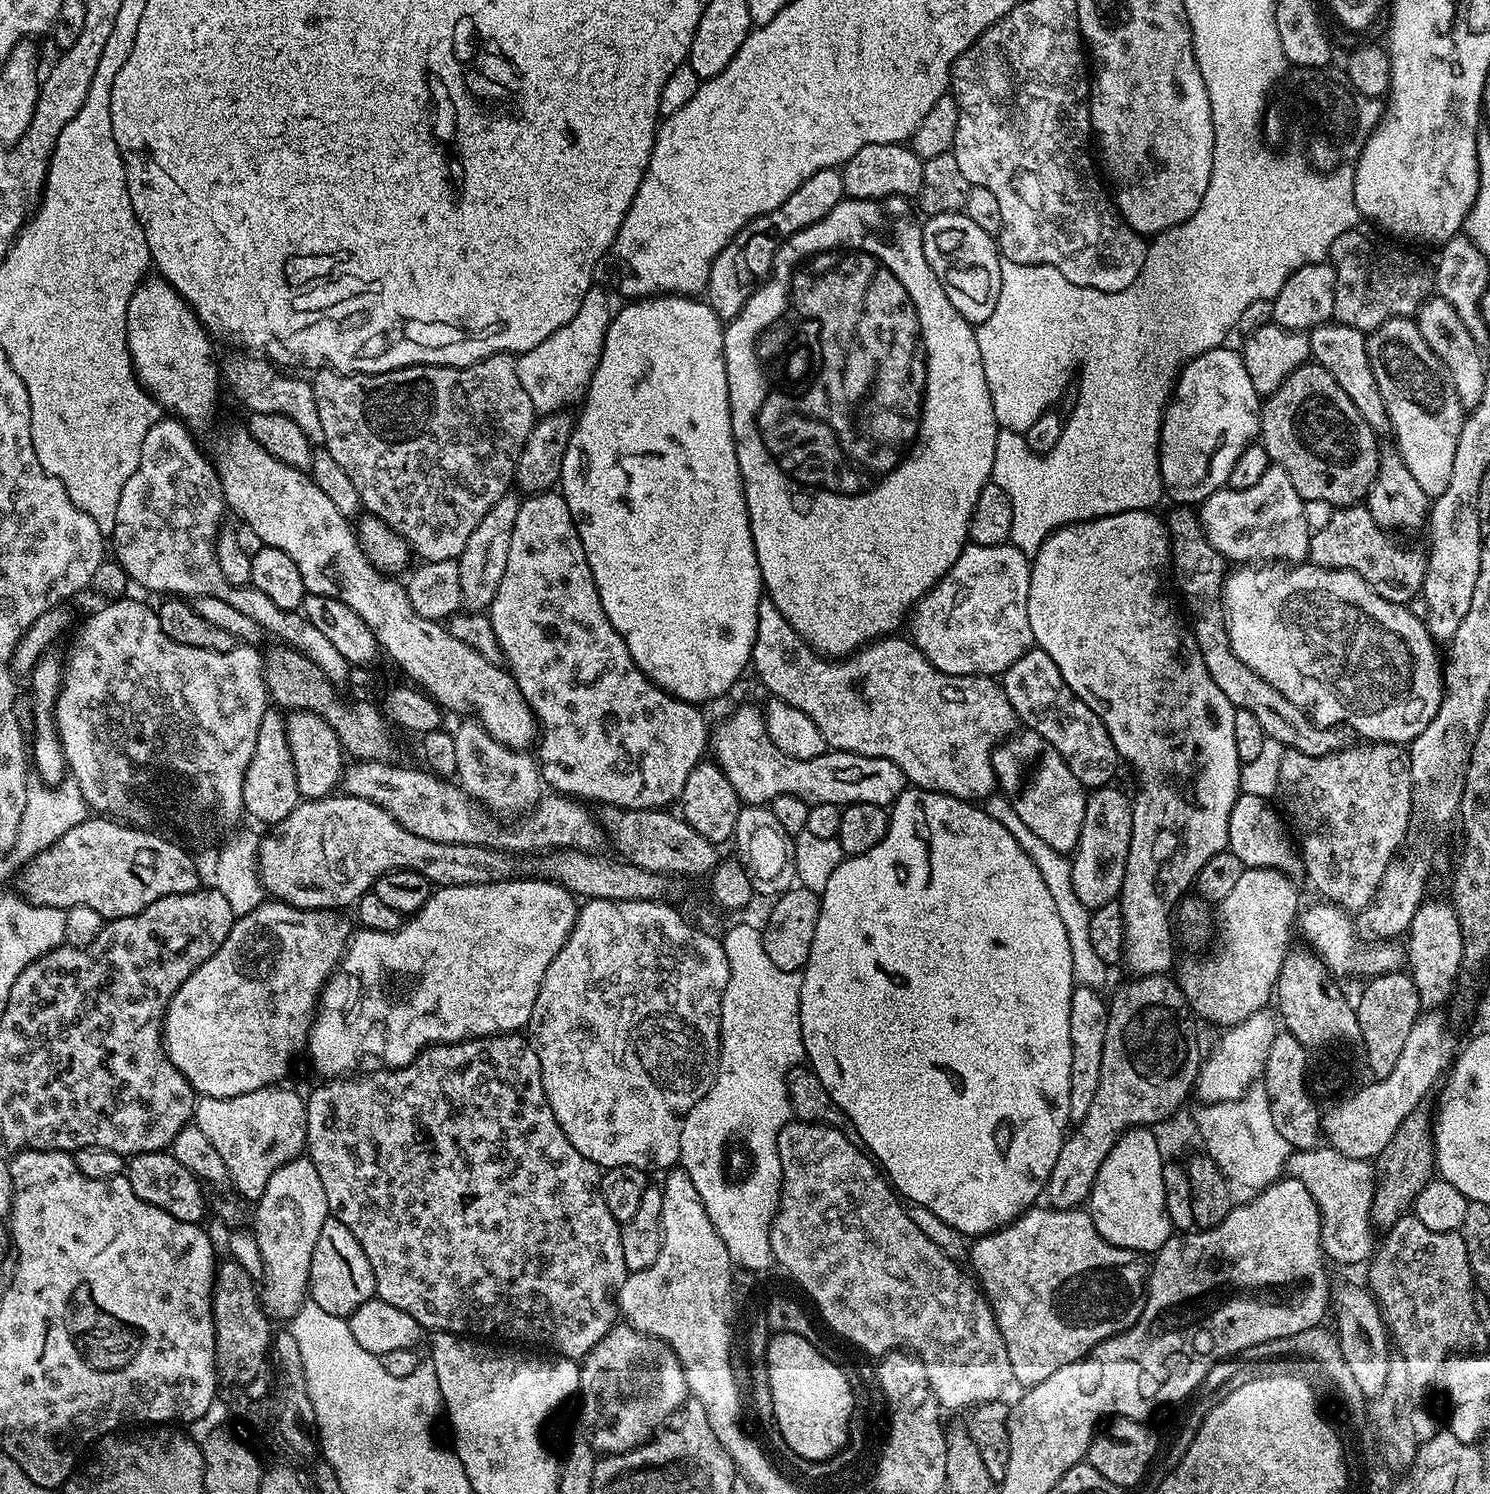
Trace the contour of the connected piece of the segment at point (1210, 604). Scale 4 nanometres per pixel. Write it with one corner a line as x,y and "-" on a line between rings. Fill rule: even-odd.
1187,507
1175,509
1176,521
1170,524
1170,572
1176,575
1176,584
1192,611
1190,628
1194,633
1202,658
1206,662
1206,670
1210,678
1214,678
1214,686
1230,698
1234,707
1250,710
1258,723
1262,725
1265,737
1282,742
1291,751
1310,754
1311,756
1325,756
1337,751
1342,741
1336,737
1335,727
1322,728
1312,723
1304,709
1294,706
1270,682
1266,682
1254,670
1247,668
1236,657
1228,641
1228,630
1224,626
1224,610
1222,607
1222,589
1226,575
1226,561
1224,555
1214,546
1210,546
1204,537
1204,530
1200,526
1197,513

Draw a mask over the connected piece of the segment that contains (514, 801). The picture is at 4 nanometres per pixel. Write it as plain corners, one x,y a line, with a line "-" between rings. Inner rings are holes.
468,718
465,724
454,728
454,751
458,758
455,779
464,789
469,798
483,806
489,813
500,818
519,818
532,811
542,799
542,781
540,778
540,765
535,755
518,748
508,748
498,742
475,719

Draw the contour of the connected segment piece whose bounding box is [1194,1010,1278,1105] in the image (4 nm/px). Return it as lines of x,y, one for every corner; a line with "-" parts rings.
1265,1010
1250,1014
1241,1024
1236,1024
1223,1033
1224,1037
1216,1044
1216,1049
1212,1053
1203,1057
1200,1074
1196,1077
1196,1086
1194,1096
1200,1099
1201,1105
1217,1104
1227,1100
1238,1100
1247,1093
1248,1089
1253,1087
1263,1077
1266,1060
1270,1054
1270,1048
1274,1038
1278,1033
1278,1020
1275,1015
1271,1016
1271,1011

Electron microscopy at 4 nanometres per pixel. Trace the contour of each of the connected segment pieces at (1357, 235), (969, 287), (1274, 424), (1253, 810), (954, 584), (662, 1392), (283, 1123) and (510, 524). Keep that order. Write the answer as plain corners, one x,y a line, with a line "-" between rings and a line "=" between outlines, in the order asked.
1360,231
1342,234
1331,246
1330,263
1336,271
1332,315
1335,323
1357,328
1367,334
1395,316
1415,317
1422,302
1433,295
1434,268
1422,257
1404,248
1379,244
=
963,212
938,214
929,216
922,224
922,250
926,254
926,262
930,262
930,270
942,282
942,290
946,290
946,298
950,298
950,306
968,320
969,325
979,326
990,318
994,306
998,306
998,290
1002,290
1002,274
1000,273
1001,255
993,233
981,230
975,222
=
1315,362
1303,364
1298,370
1294,370
1282,382
1282,386
1278,386
1278,390
1273,392
1271,396
1263,401
1260,409
1260,435
1259,443
1263,444
1269,461
1275,467
1286,470
1286,478
1290,478
1290,482
1294,482
1294,490
1298,490
1301,498
1306,500
1317,500
1318,502
1330,502
1333,506
1347,506
1349,504
1361,503
1367,497
1370,486
1374,482
1374,478
1378,474
1378,466
1380,465
1381,441
1375,432
1370,430
1370,426
1366,426
1366,418
1362,418
1362,414
1358,414
1358,406
1354,406
1354,402
1350,402
1346,390
1342,390
1342,386
1338,386
1338,382
1334,382
1334,378
1324,367
=
1254,794
1236,797
1234,810
1230,814
1228,848
1241,859
1245,868
1273,868
1287,876
1299,877
1304,870
1301,853
1294,840
1288,837
1288,832
1280,821
1281,813
1276,813
1268,804
1271,803
1265,797
=
1011,542
998,546
969,543
961,547
950,570
916,603
910,616
912,643
939,672
947,676
999,677
1034,647
1028,613
1031,573
1029,557
1019,552
=
624,1322
617,1323
616,1327
610,1329
602,1342
594,1345
580,1364
580,1420
588,1427
586,1435
597,1454
629,1452
631,1448
647,1444
657,1435
661,1426
669,1423
667,1420
671,1416
673,1419
679,1413
689,1396
684,1368
671,1348
663,1340
645,1336
637,1328
=
284,1086
259,1088
234,1098
200,1096
196,1101
195,1124
222,1156
231,1187
236,1187
251,1202
259,1201
274,1170
297,1159
306,1148
308,1110
305,1097
280,1087
=
509,494
494,502
490,510
486,510
486,518
474,526
474,534
466,542
466,550
458,558
458,574
462,582
463,607
468,610
488,610
496,593
502,576
506,574
507,558
510,554
511,535
518,525
518,510
521,497

